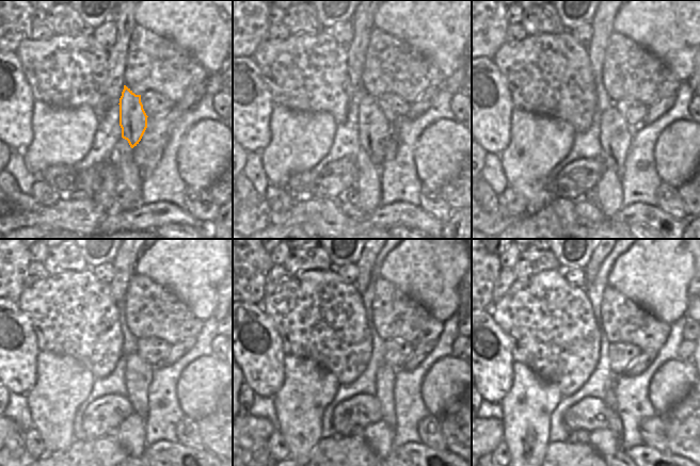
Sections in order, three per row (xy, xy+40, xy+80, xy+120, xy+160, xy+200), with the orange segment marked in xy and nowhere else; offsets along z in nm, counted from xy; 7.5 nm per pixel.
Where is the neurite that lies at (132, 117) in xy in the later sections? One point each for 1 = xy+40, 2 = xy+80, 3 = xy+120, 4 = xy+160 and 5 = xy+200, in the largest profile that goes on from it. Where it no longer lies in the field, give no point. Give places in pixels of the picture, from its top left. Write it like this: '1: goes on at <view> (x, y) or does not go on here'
1: goes on at xy+40 (374, 128)
2: goes on at xy+80 (615, 133)
3: goes on at xy+120 (139, 374)
4: goes on at xy+160 (383, 407)
5: goes on at xy+200 (615, 424)

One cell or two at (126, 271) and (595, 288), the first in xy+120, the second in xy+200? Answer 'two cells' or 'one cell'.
two cells

